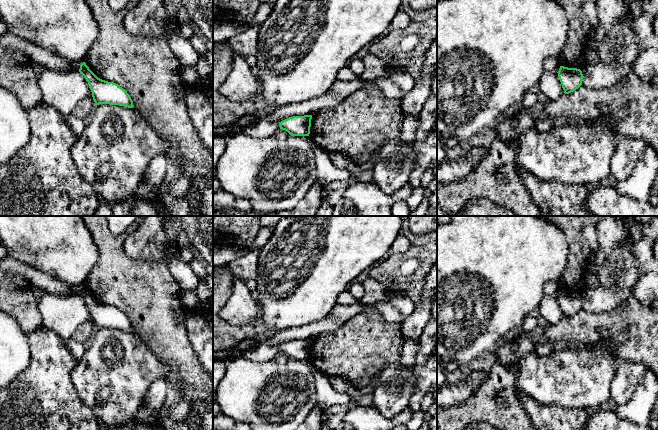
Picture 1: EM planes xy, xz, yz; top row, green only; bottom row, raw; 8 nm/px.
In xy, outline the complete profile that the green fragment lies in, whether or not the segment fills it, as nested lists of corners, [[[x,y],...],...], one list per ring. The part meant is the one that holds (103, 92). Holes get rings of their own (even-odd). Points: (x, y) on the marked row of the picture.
[[[83,62],[79,72],[88,82],[92,97],[96,105],[110,104],[133,108],[133,101],[125,89],[114,82],[98,78]]]

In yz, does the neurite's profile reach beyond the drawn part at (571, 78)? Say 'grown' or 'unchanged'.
unchanged

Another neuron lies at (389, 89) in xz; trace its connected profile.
[[[389,78],[376,79],[365,83],[373,83],[388,98],[402,98],[405,94],[405,92],[400,87],[398,87],[394,82],[392,82]]]

